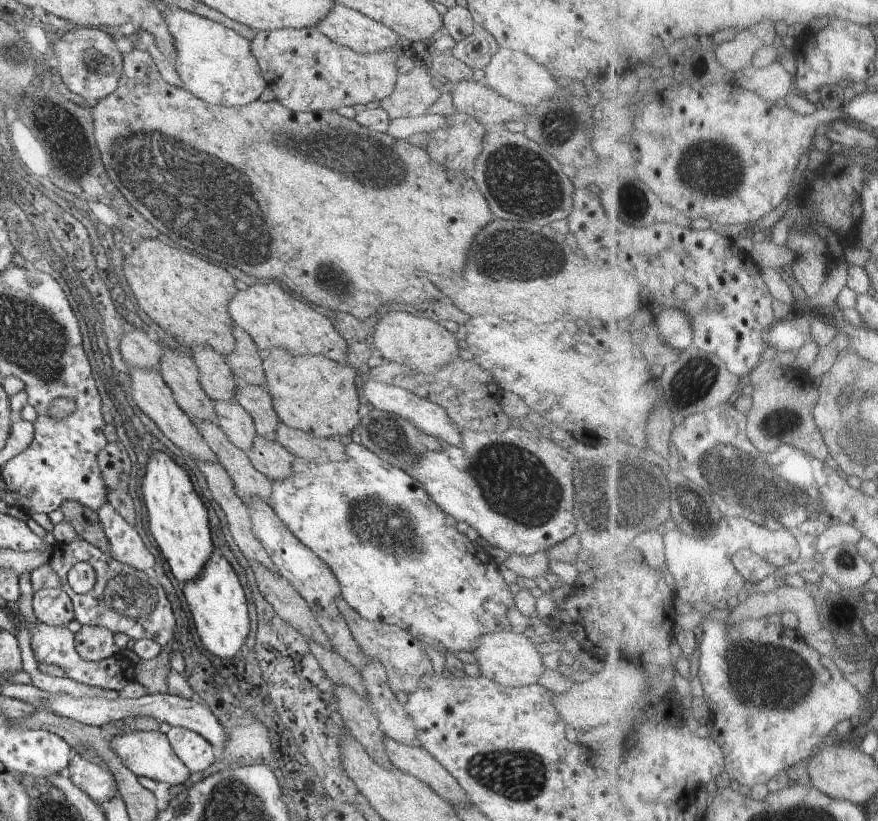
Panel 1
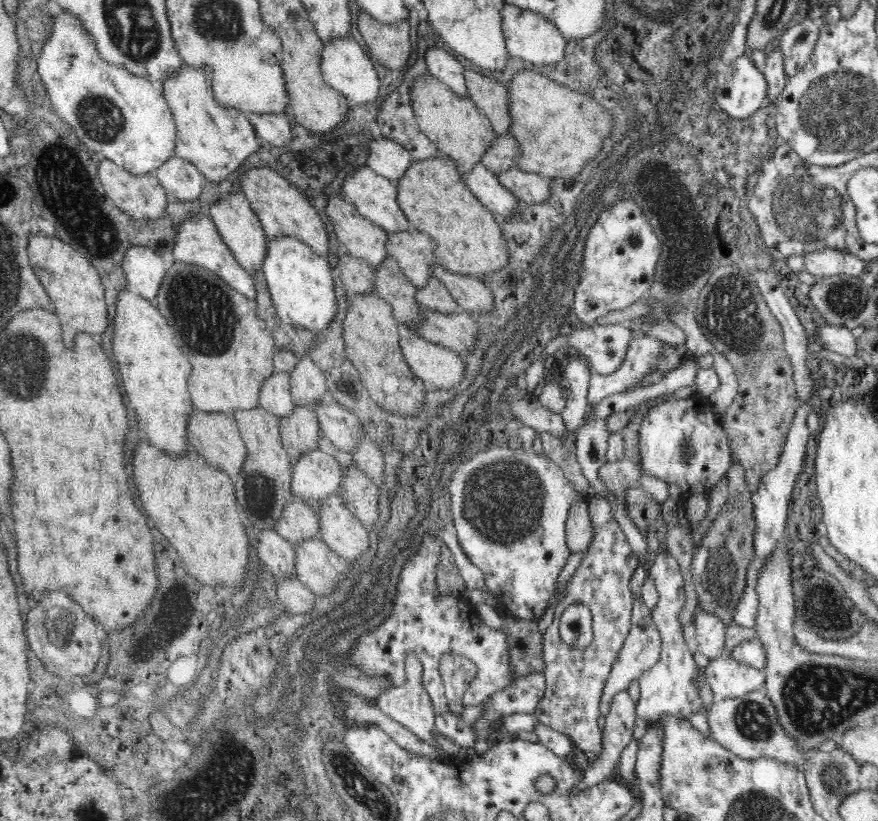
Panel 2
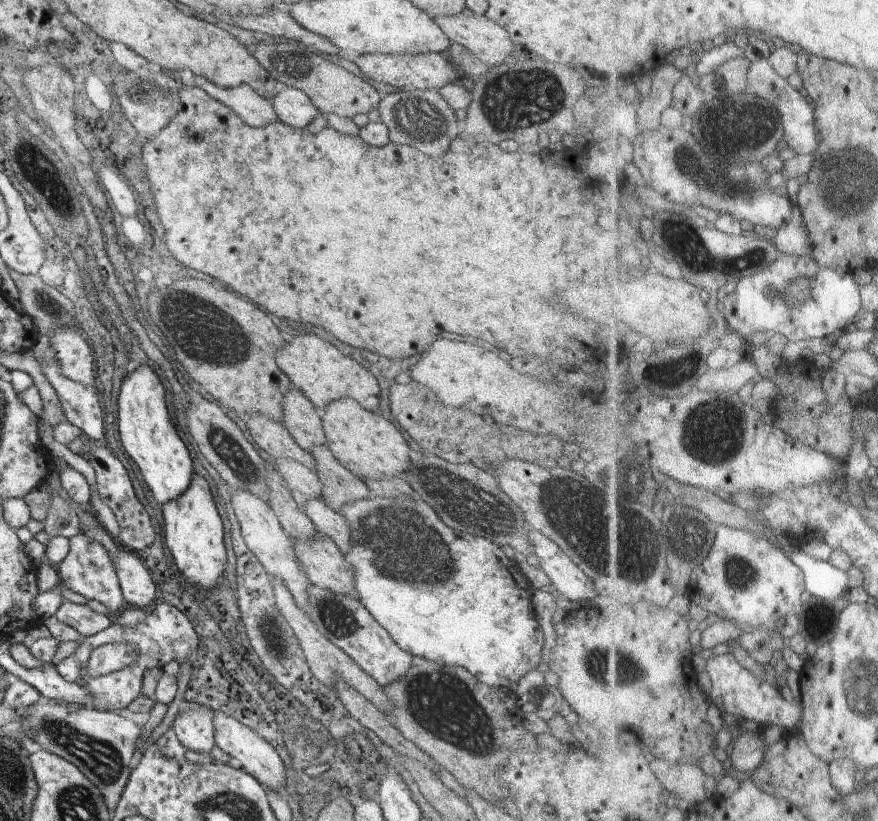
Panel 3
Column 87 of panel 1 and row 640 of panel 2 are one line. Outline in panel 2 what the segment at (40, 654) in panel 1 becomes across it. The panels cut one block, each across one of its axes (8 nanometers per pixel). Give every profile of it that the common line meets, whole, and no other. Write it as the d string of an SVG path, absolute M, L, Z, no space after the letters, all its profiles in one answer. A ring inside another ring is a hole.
M664 547L657 551L656 558L652 560L646 574L654 581L659 596L656 608L651 611L651 617L661 636L661 653L658 662L637 678L640 697L635 705L636 716L647 722L658 720L664 714L688 720L692 713L704 712L704 708L700 692L694 685L694 679L698 677L698 667L693 654L688 651L683 637L683 627L678 621L678 614L686 604L684 580L680 575L678 562Z

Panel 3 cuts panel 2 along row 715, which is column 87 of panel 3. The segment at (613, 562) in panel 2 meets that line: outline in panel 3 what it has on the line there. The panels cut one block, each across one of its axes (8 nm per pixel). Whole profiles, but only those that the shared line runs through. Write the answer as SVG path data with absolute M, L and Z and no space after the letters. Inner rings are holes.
M84 533L69 538L70 552L56 568L61 580L72 592L77 592L88 601L98 601L106 606L108 612L118 612L124 608L124 597L121 593L115 568L110 562L108 552Z

